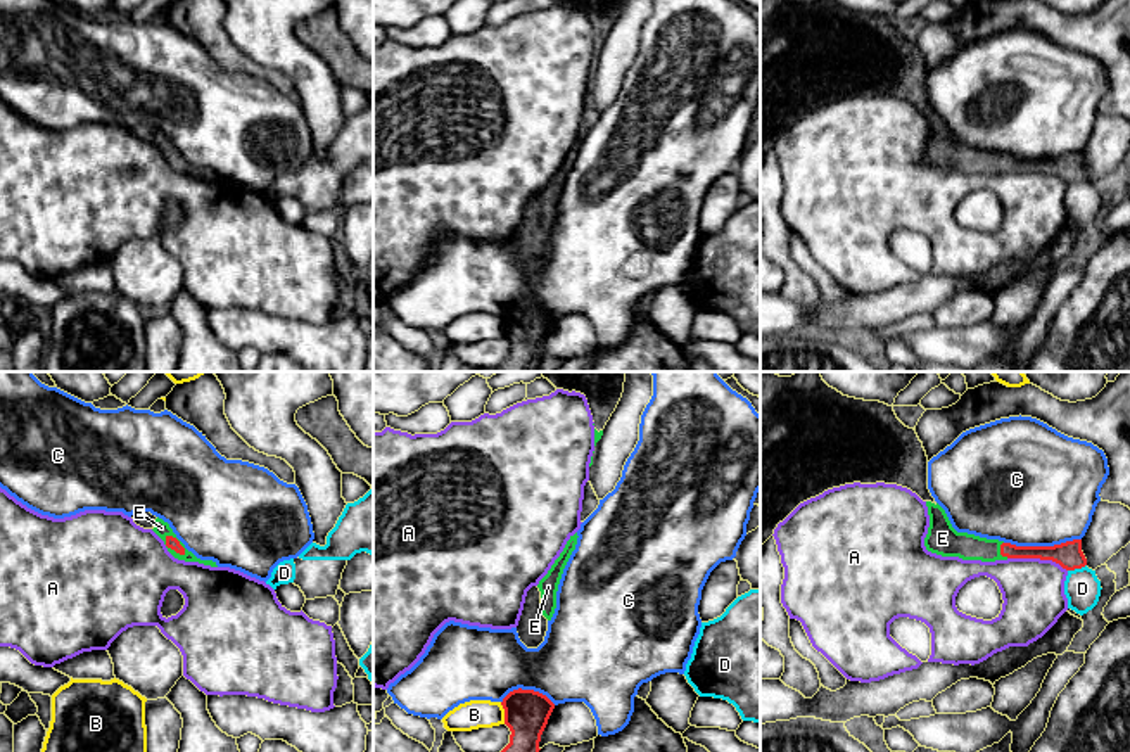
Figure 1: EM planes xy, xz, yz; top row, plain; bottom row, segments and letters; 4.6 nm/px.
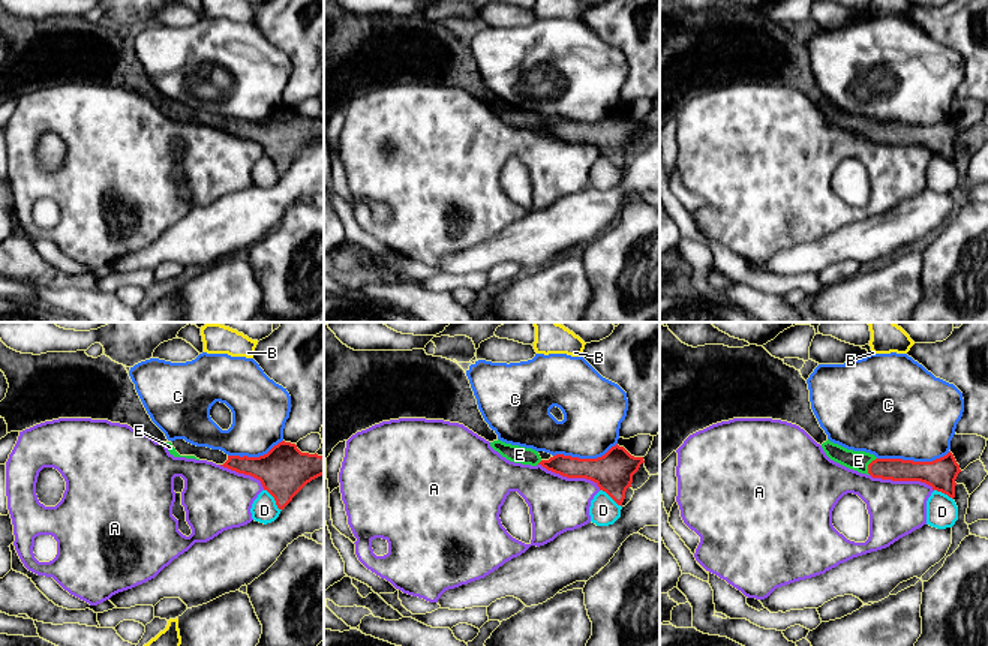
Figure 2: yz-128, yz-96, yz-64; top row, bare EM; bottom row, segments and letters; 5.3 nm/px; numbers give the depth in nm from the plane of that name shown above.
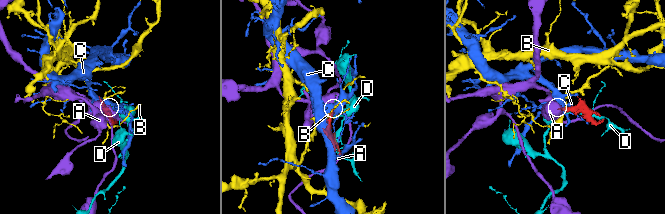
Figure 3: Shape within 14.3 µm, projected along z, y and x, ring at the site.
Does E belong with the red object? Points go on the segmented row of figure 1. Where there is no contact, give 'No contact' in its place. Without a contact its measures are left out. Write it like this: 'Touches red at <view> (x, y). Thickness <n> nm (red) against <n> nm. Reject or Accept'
Touches red at xy (178, 541). Thickness 60 nm (red) against 70 nm. Accept

